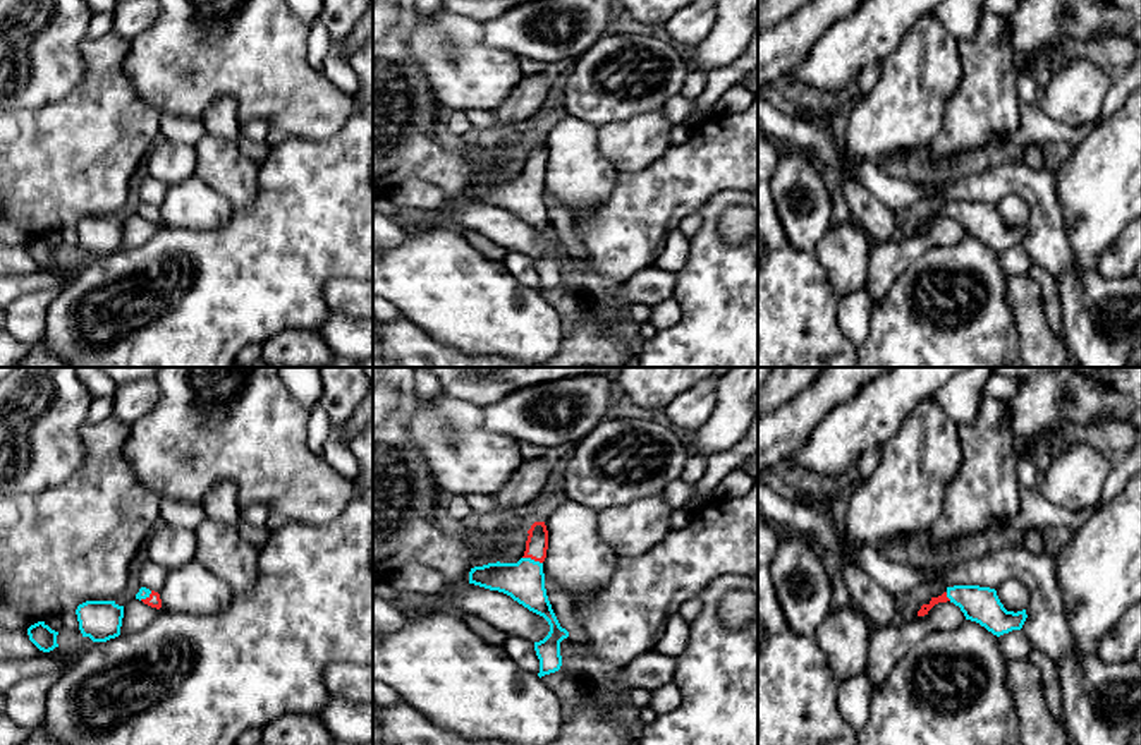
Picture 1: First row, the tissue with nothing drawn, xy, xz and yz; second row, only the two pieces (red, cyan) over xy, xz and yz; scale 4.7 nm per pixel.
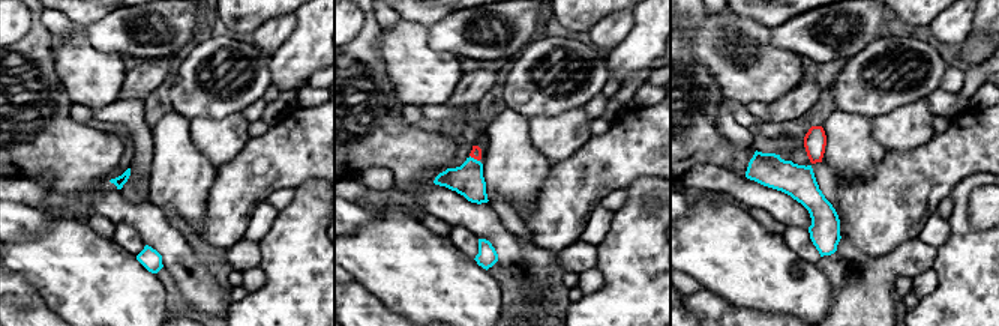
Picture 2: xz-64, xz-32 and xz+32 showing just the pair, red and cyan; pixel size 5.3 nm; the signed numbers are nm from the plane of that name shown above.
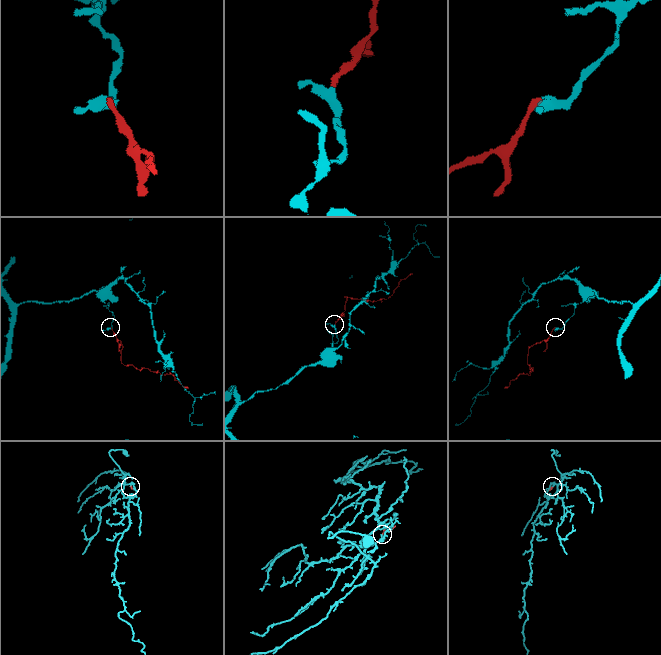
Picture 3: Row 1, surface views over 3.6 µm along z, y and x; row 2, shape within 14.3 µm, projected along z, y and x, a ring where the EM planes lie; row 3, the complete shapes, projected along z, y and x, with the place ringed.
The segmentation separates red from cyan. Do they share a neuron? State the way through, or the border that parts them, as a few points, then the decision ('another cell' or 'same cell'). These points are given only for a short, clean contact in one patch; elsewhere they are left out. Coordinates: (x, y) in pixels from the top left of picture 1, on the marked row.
runs through xz (536, 545), (533, 558), (524, 581); same cell

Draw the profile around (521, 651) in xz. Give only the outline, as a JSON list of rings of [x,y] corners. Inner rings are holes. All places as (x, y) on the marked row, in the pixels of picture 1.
[[[507,635],[502,647],[519,668],[534,675],[540,673],[540,659],[531,640],[521,635]]]

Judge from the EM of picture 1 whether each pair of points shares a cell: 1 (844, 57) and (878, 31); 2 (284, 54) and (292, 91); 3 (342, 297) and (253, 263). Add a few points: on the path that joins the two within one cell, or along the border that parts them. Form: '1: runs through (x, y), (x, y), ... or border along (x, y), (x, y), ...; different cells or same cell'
1: runs through (853, 48), (870, 33); same cell
2: runs through (284, 62), (284, 83); same cell
3: border along (354, 278), (330, 278), (325, 284), (329, 311); different cells

